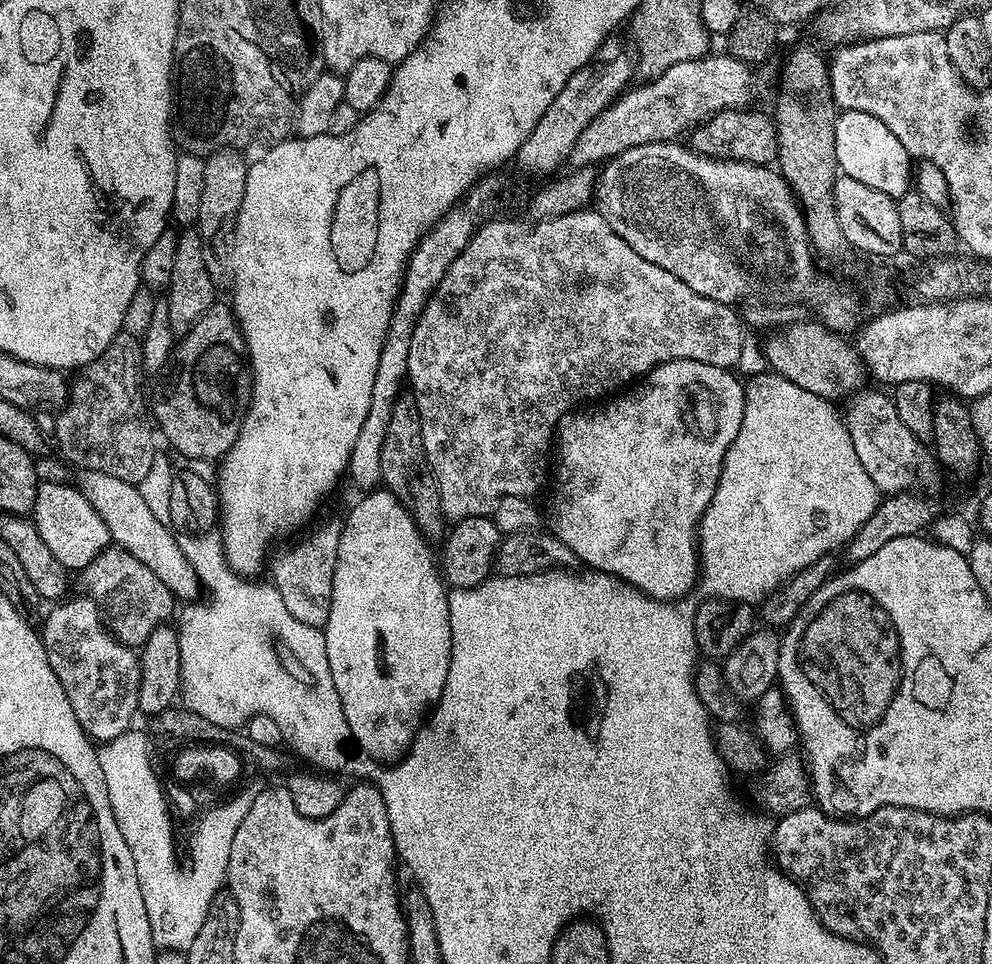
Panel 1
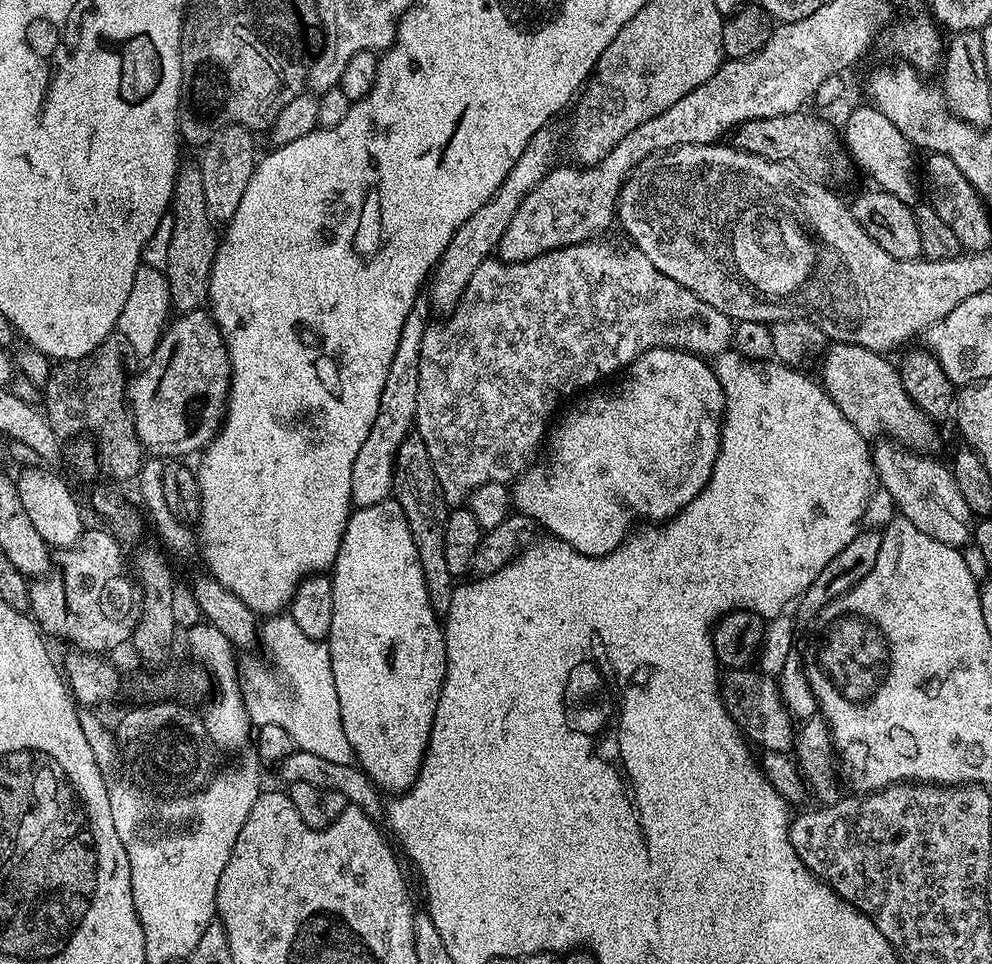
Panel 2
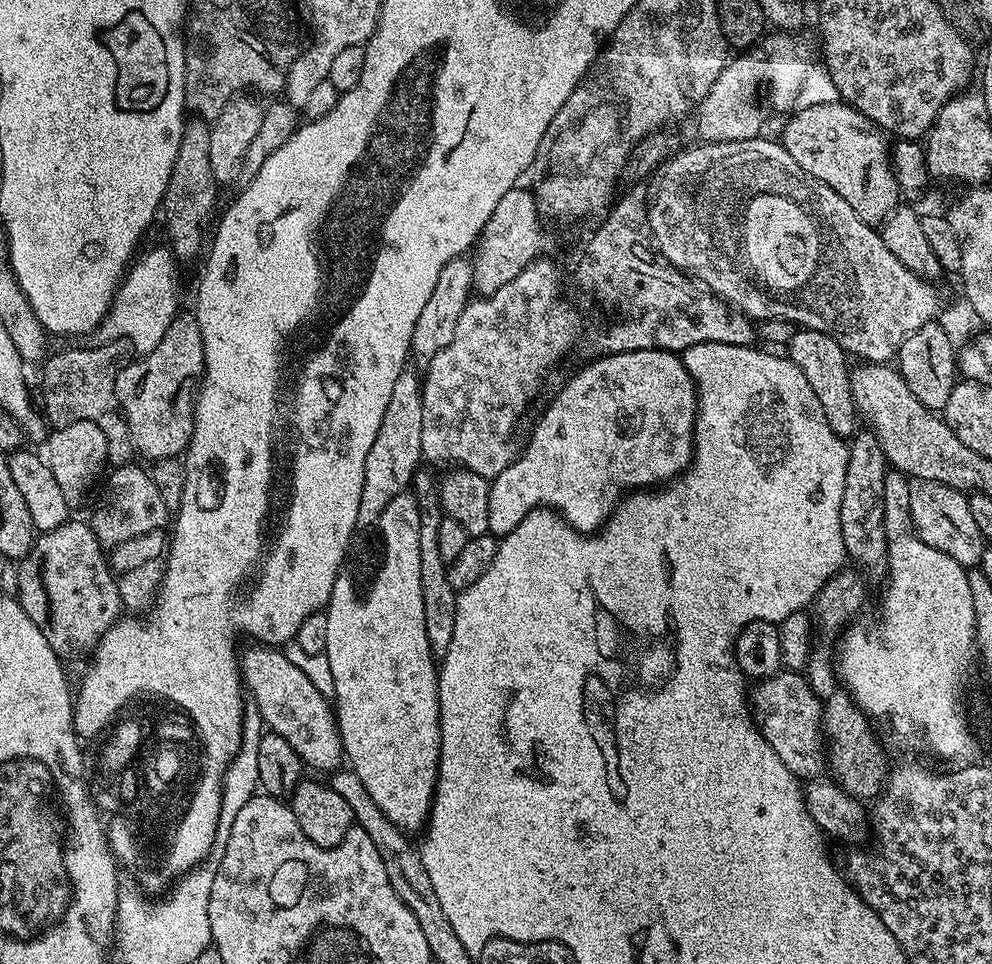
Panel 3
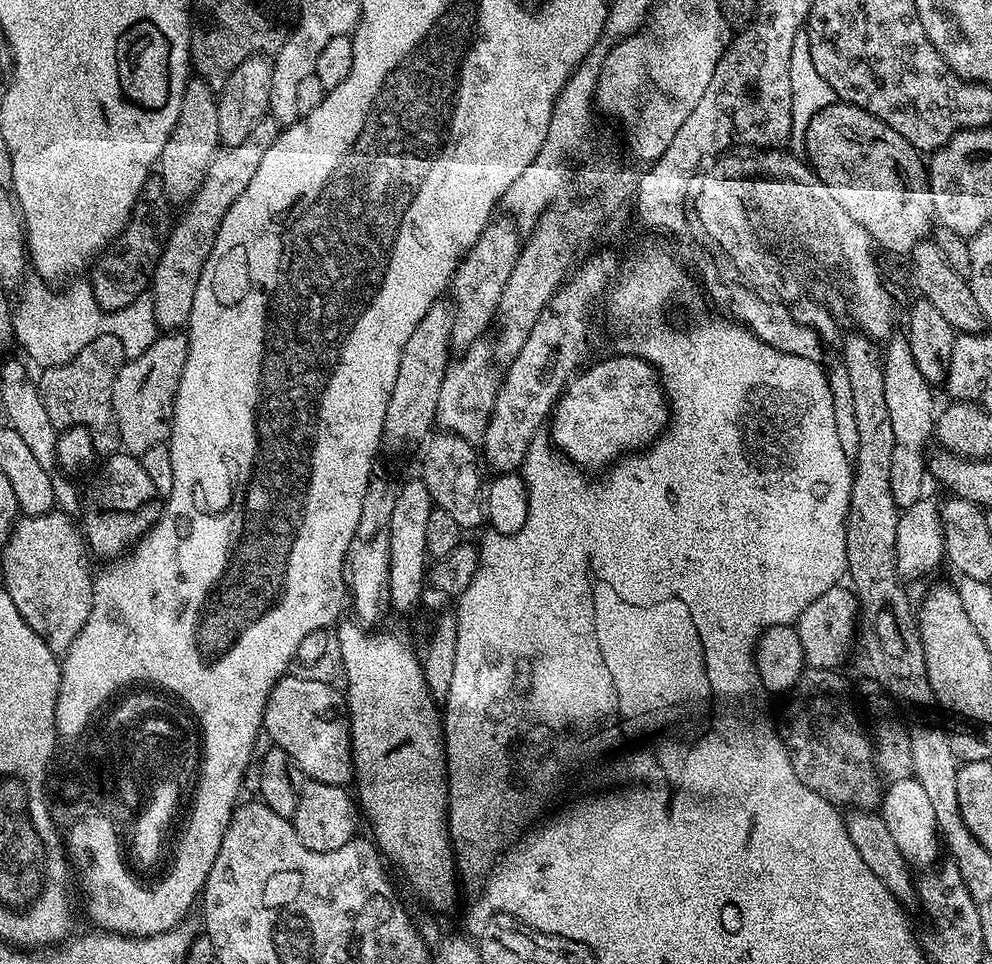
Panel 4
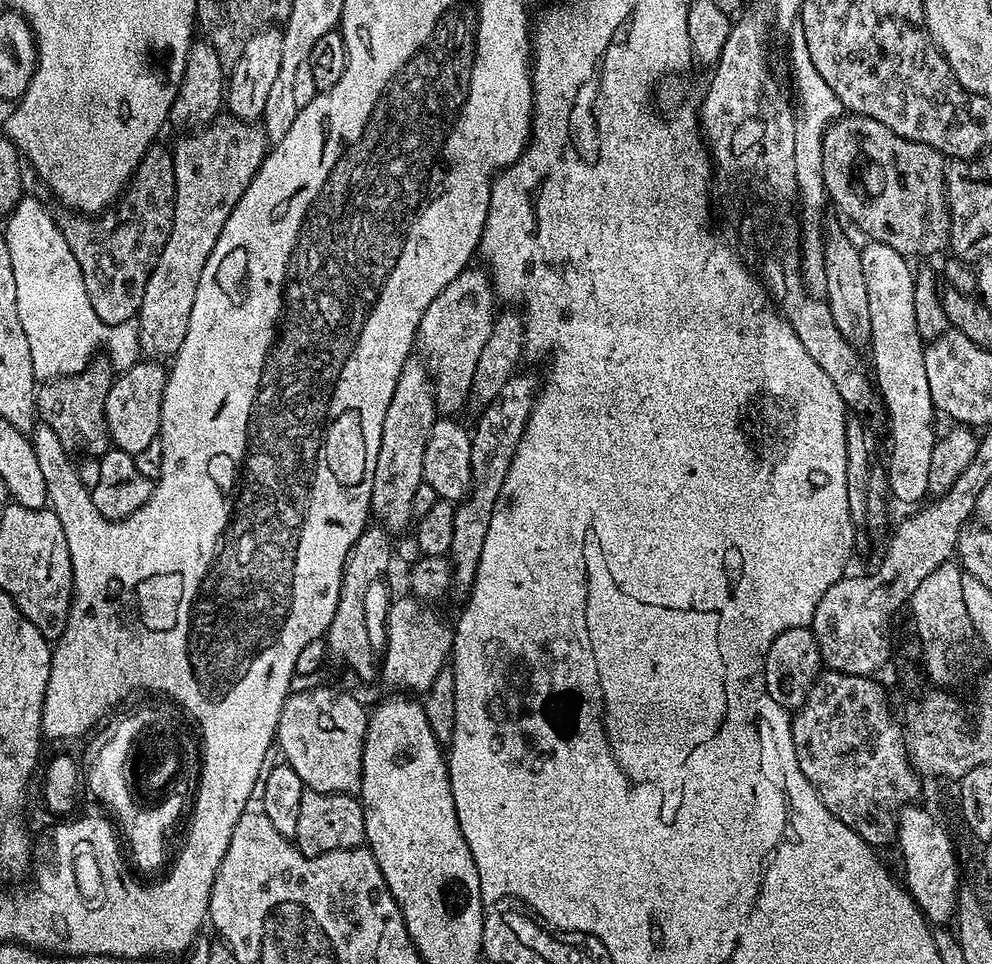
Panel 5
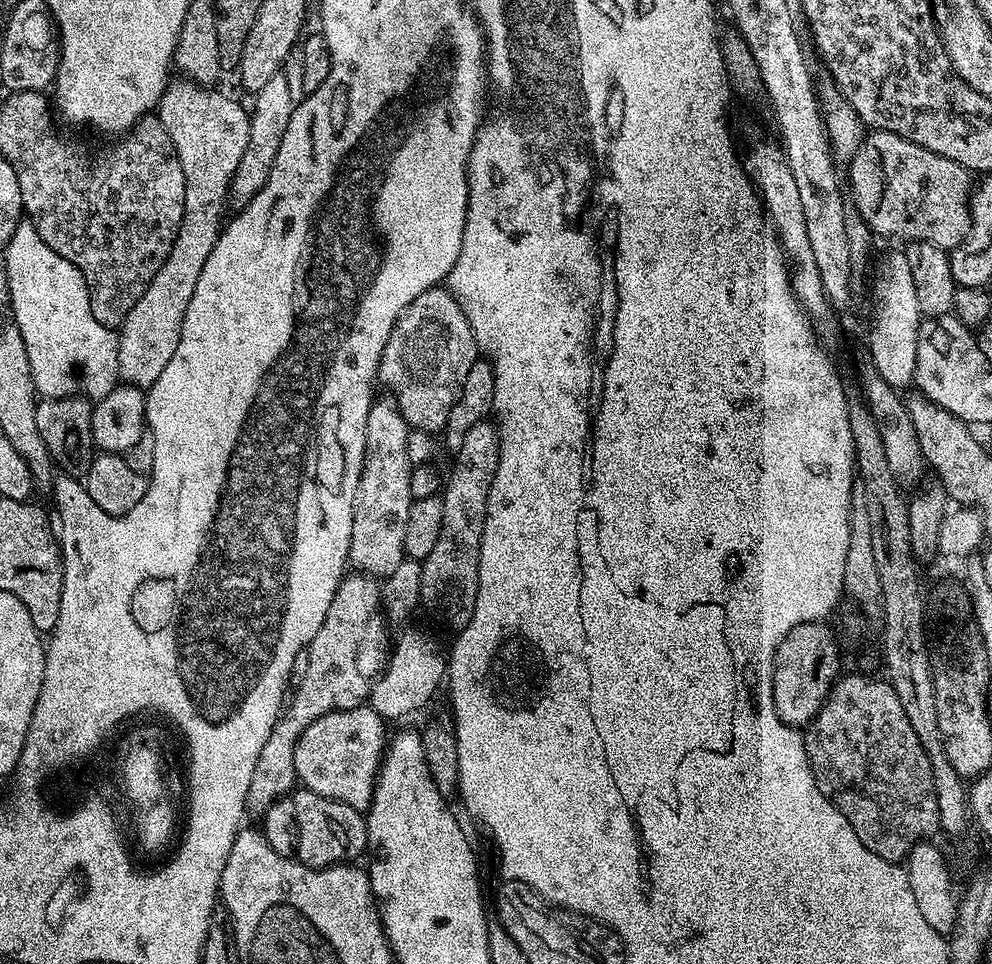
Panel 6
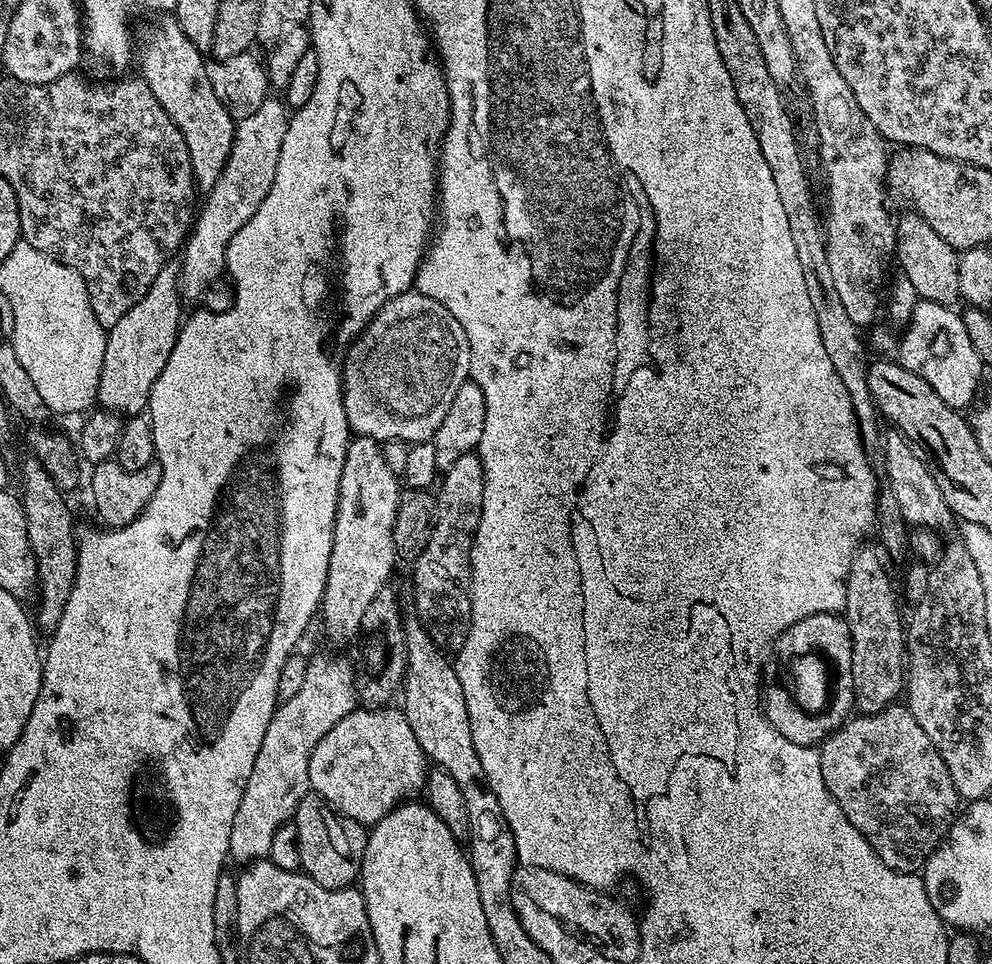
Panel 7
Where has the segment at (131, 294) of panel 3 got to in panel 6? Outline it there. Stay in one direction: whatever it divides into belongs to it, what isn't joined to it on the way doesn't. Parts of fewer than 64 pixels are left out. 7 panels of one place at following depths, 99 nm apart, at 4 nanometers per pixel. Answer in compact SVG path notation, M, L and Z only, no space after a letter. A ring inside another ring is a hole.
M21 222L3 252L2 262L8 275L8 299L12 308L11 319L22 334L22 342L26 342L26 354L30 358L32 381L37 393L44 398L79 394L93 402L106 398L106 394L110 394L110 390L114 390L120 380L118 336L113 329L102 326L102 322L94 318L83 274L73 264L66 262L62 254L50 250L31 222Z

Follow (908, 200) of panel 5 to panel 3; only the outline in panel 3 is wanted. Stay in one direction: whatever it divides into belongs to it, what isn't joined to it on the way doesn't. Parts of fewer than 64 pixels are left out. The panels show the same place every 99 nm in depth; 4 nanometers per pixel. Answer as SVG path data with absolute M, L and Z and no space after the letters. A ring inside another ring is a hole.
M843 102L811 106L810 109L793 111L788 119L792 120L785 122L784 133L778 136L779 143L802 170L850 202L858 218L875 225L897 207L896 199L901 199L902 191L894 171L890 144L888 148L885 133L857 108Z

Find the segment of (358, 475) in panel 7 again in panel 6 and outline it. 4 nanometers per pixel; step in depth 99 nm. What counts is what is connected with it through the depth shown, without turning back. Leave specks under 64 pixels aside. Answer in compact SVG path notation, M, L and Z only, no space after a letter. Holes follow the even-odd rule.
M377 399L366 420L366 454L356 491L354 526L350 530L348 551L353 569L377 578L387 578L406 559L406 522L413 501L410 478L414 465L408 453L410 426L402 418L395 399L387 399Z

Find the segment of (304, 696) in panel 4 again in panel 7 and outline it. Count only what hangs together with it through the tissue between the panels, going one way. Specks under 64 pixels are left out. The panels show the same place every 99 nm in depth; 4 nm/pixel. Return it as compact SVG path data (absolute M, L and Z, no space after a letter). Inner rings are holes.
M387 707L370 708L363 713L365 716L353 714L342 718L310 754L311 791L321 796L335 812L341 812L359 824L377 824L386 814L390 814L390 810L396 808L398 802L419 797L424 777L428 774L429 765L422 746L418 746L418 738L414 738L414 730L405 724L403 715L388 716L388 711Z

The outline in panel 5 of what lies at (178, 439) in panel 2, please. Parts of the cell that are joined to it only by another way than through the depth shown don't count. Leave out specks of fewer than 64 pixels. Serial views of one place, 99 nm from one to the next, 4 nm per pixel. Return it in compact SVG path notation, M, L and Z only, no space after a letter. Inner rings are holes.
M152 358L137 362L113 379L110 390L106 394L104 409L109 441L132 456L136 456L138 450L146 450L146 446L150 446L150 442L157 440L160 435L162 398L168 381L165 365L160 364L163 363Z

